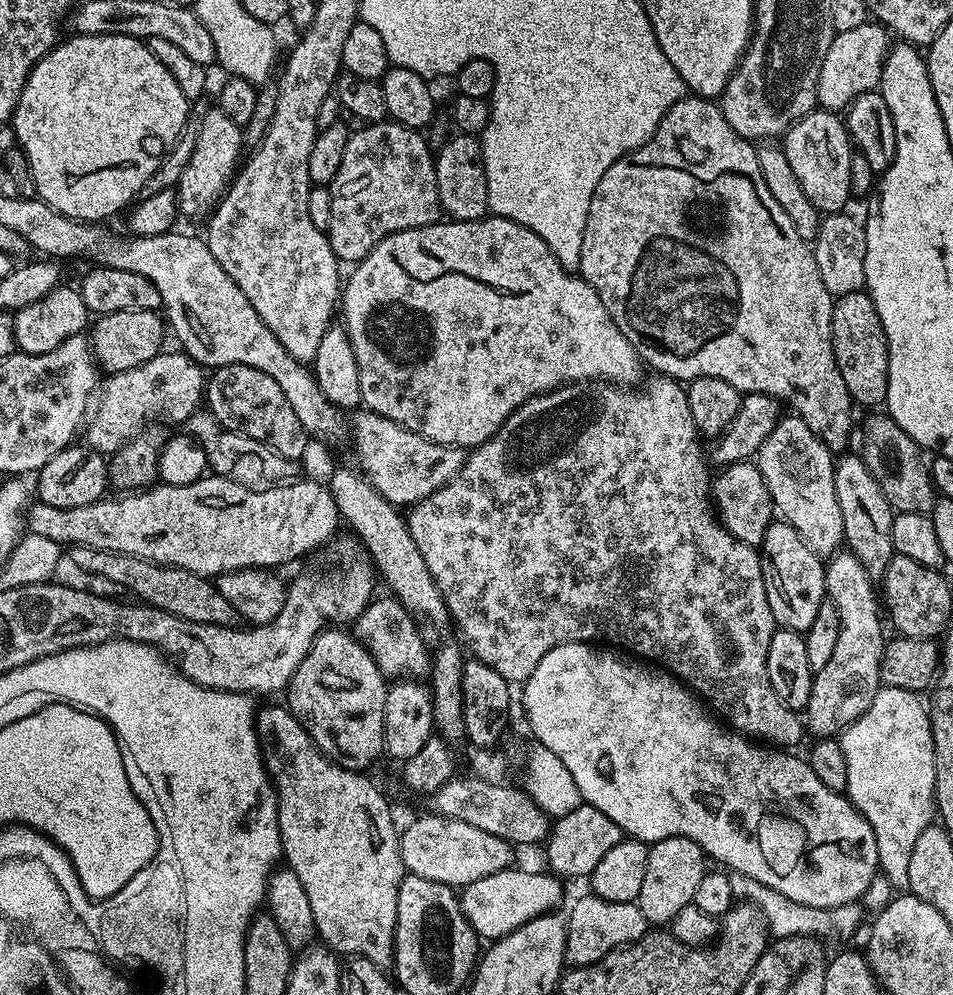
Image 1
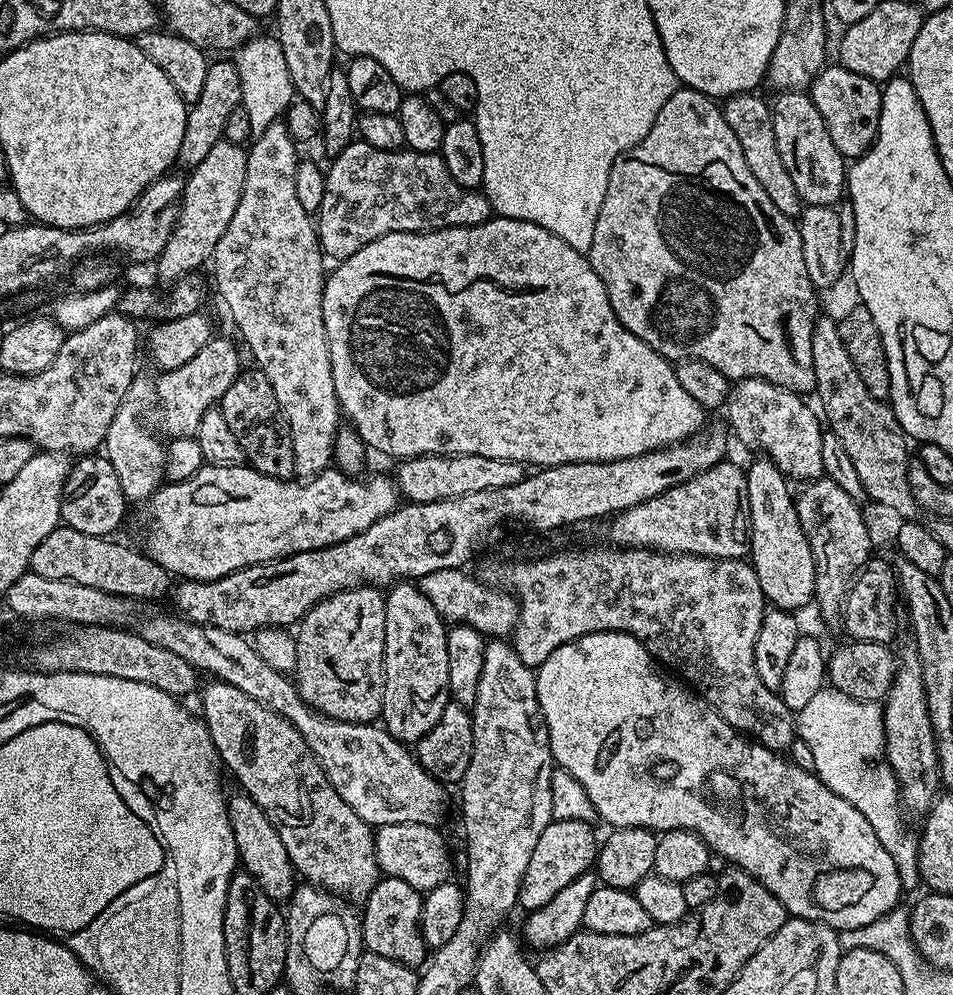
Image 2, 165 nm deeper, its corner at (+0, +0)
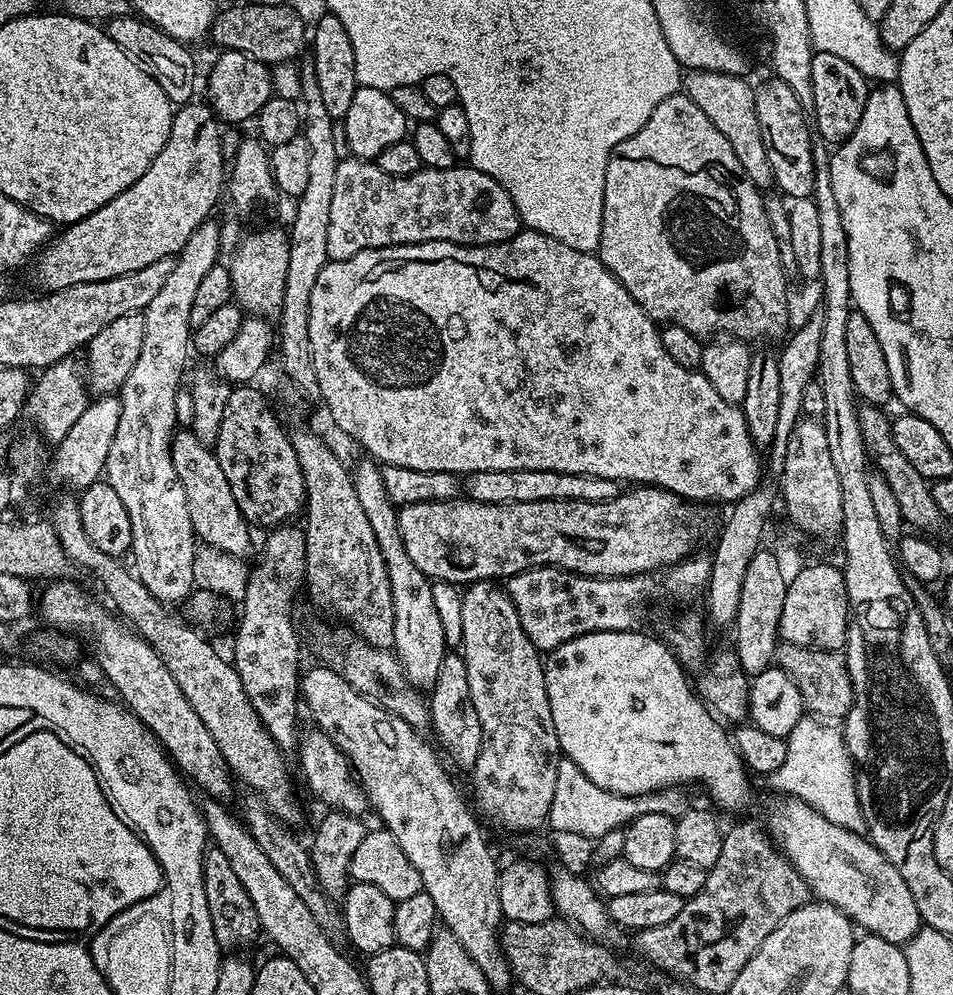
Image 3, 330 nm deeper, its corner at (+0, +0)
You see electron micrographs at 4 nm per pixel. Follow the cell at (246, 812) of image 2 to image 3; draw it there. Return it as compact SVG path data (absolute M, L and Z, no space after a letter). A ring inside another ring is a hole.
M72 578L51 581L45 588L48 589L38 596L38 616L40 612L41 618L48 623L45 625L52 630L85 628L92 632L96 664L116 687L115 695L124 707L156 735L157 744L168 753L172 763L193 785L196 783L205 792L205 797L227 801L234 777L222 758L222 750L218 750L218 742L210 738L206 722L194 714L194 706L186 702L186 694L178 690L178 682L174 682L170 670L166 670L166 662L162 662L160 655L139 634L125 627L107 607L104 609L96 604L95 598L82 585L75 584Z

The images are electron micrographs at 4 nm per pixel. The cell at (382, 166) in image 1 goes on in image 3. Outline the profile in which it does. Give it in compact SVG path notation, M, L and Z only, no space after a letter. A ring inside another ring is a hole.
M344 158L334 178L326 250L329 261L345 260L371 248L431 240L486 246L514 238L520 231L520 215L506 186L482 170L471 166L446 170L423 167L409 176L395 176L378 170L371 160Z

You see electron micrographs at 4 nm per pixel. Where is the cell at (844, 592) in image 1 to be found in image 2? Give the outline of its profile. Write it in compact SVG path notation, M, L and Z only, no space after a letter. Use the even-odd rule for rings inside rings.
M821 478L805 483L801 492L796 496L796 509L798 510L798 522L802 522L802 530L806 534L806 542L810 542L810 550L814 554L814 566L816 567L816 595L815 607L820 607L820 612L828 620L839 621L842 616L844 600L848 596L849 587L854 577L868 563L872 552L872 536L868 533L868 524L860 513L861 505L838 486L838 482L827 478Z

